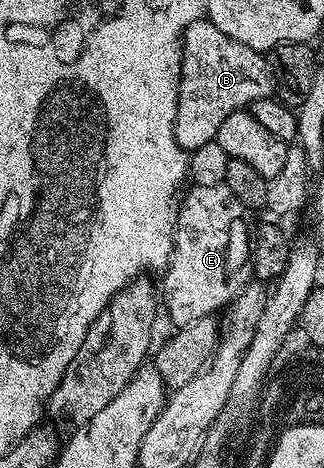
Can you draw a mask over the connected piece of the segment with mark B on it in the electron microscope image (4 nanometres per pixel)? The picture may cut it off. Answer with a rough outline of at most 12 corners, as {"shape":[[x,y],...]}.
{"shape":[[209,18],[182,33],[176,142],[274,96],[263,53]]}

